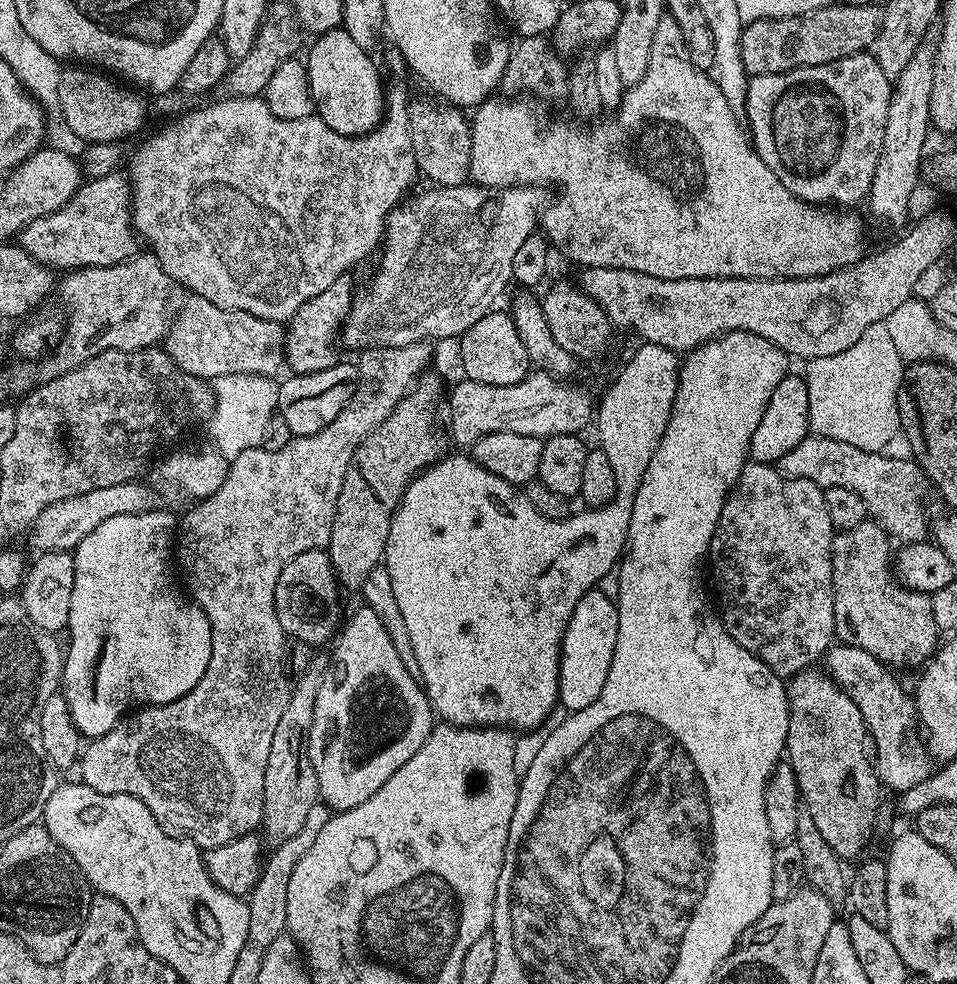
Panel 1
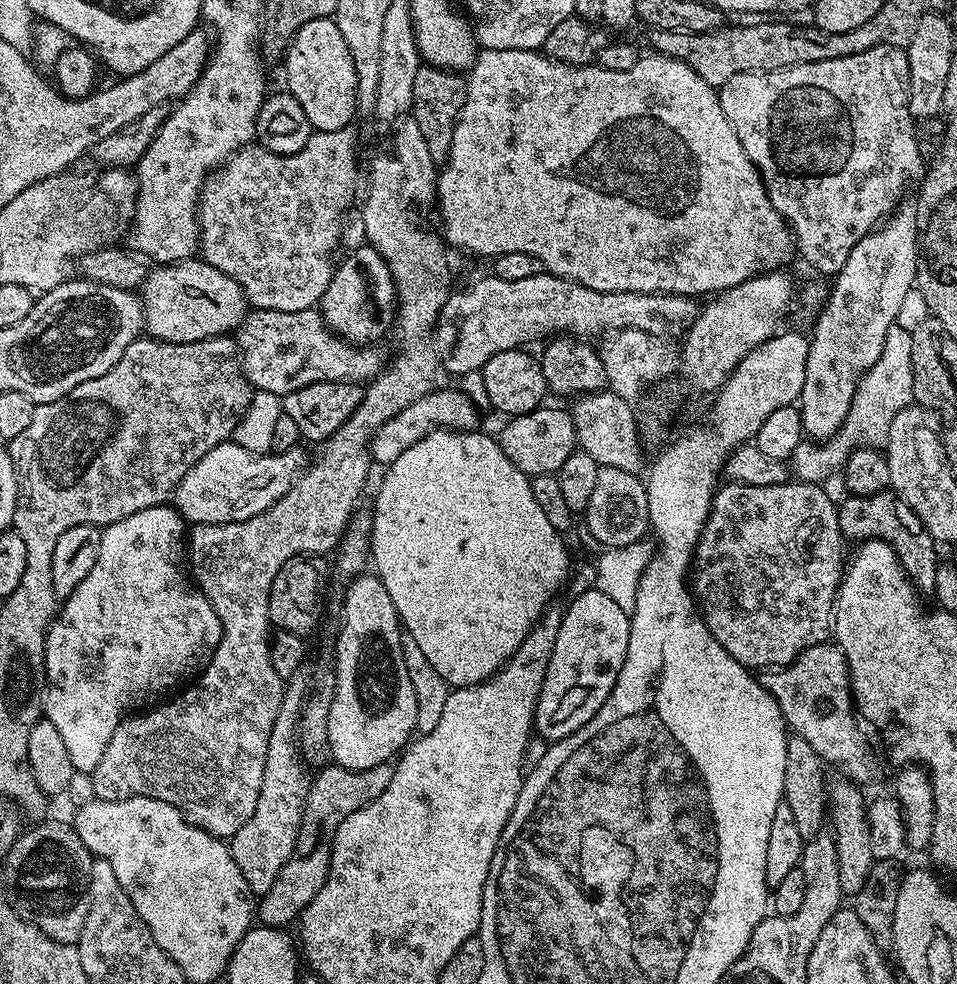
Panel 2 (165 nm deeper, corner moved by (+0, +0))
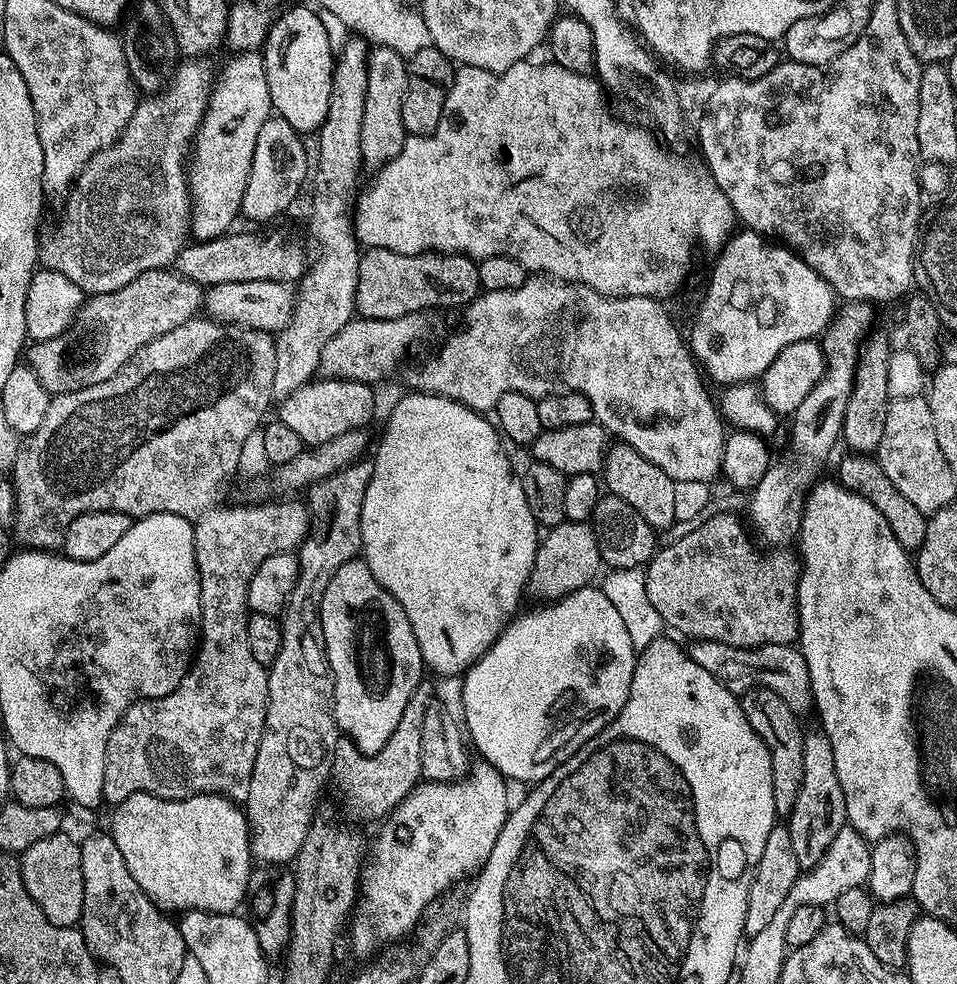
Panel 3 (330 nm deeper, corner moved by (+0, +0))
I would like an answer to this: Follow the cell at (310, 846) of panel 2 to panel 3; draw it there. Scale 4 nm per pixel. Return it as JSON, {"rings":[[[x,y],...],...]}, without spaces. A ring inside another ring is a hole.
{"rings":[[[428,682],[418,685],[402,714],[402,722],[398,722],[398,730],[394,730],[394,734],[390,734],[390,742],[386,742],[386,746],[374,754],[367,756],[360,752],[356,743],[347,738],[341,738],[336,743],[330,780],[333,785],[336,783],[337,790],[341,792],[340,800],[345,804],[344,812],[349,816],[349,821],[387,817],[421,783],[422,718],[426,714],[426,706],[433,700]]]}

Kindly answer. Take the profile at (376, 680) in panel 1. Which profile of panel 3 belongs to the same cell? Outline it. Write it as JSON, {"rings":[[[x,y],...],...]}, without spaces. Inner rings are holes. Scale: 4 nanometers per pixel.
{"rings":[[[363,558],[338,566],[334,578],[330,578],[326,586],[326,594],[322,594],[320,621],[328,665],[332,671],[330,707],[336,717],[336,727],[347,739],[356,743],[360,752],[369,756],[390,742],[390,734],[398,730],[398,722],[402,722],[402,714],[414,690],[425,679],[426,665],[422,650],[418,650],[418,638],[414,638],[406,610],[402,610],[396,599],[380,585],[378,578],[370,574],[370,566]]]}

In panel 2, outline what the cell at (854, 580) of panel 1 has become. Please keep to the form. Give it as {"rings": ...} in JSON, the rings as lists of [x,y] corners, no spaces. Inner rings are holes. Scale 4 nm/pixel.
{"rings":[[[885,490],[869,496],[849,496],[839,501],[836,509],[838,514],[838,526],[841,537],[845,541],[856,540],[880,540],[892,548],[894,554],[908,579],[916,585],[917,593],[928,594],[936,591],[936,561],[937,541],[922,526],[922,522],[910,510],[908,504],[901,502],[900,497],[891,490]]]}

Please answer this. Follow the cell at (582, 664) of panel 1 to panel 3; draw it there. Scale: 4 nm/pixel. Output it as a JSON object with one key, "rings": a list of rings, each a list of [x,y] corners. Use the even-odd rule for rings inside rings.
{"rings":[[[589,586],[571,592],[560,600],[551,601],[547,606],[540,606],[537,612],[528,612],[517,615],[509,620],[504,632],[489,646],[486,652],[474,661],[463,673],[464,685],[460,688],[460,704],[464,707],[463,727],[466,729],[467,739],[471,747],[481,752],[483,759],[492,764],[503,774],[505,780],[515,782],[521,780],[527,786],[535,786],[545,780],[550,773],[566,758],[570,758],[590,738],[594,738],[608,725],[613,718],[626,706],[626,698],[630,694],[630,682],[634,678],[634,666],[638,651],[630,642],[629,631],[618,614],[618,609],[610,602],[609,598],[599,587]]]}

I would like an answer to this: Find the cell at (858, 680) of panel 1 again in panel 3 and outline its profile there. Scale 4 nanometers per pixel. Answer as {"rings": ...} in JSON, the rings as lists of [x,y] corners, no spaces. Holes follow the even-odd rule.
{"rings":[[[697,640],[691,645],[690,655],[706,674],[718,678],[728,689],[737,694],[751,688],[769,688],[798,714],[813,707],[812,687],[808,685],[808,667],[802,658],[799,647],[792,644],[759,645],[756,648],[739,648],[719,644],[716,641]]]}

